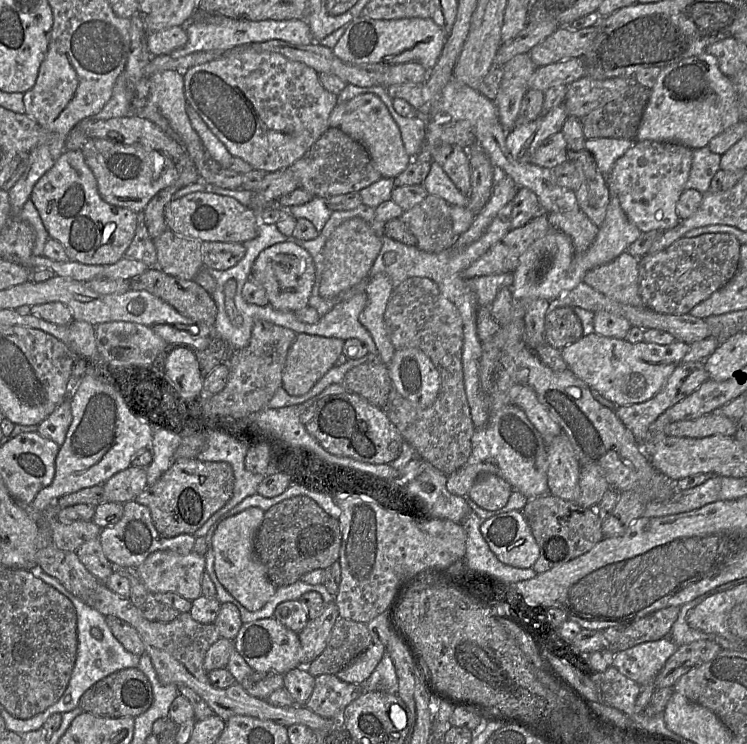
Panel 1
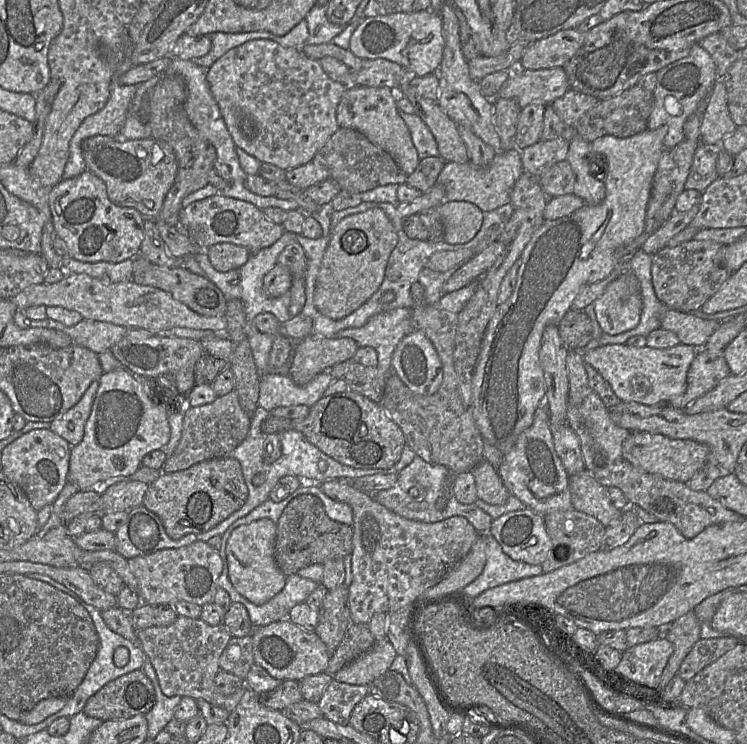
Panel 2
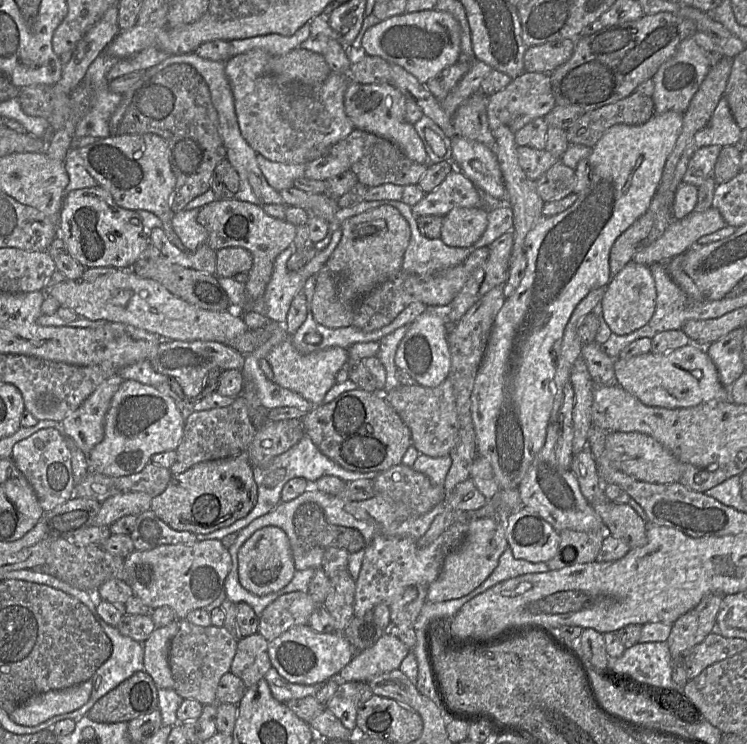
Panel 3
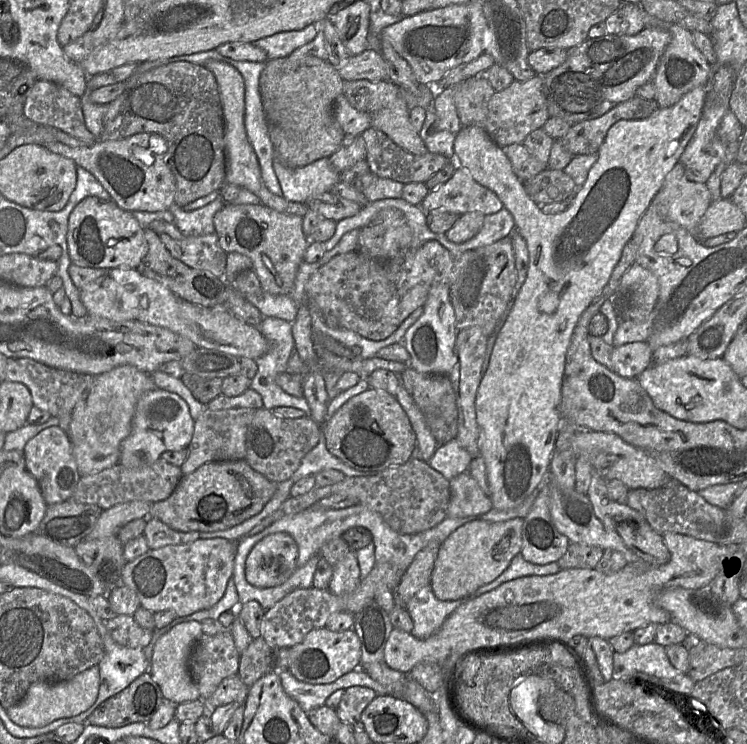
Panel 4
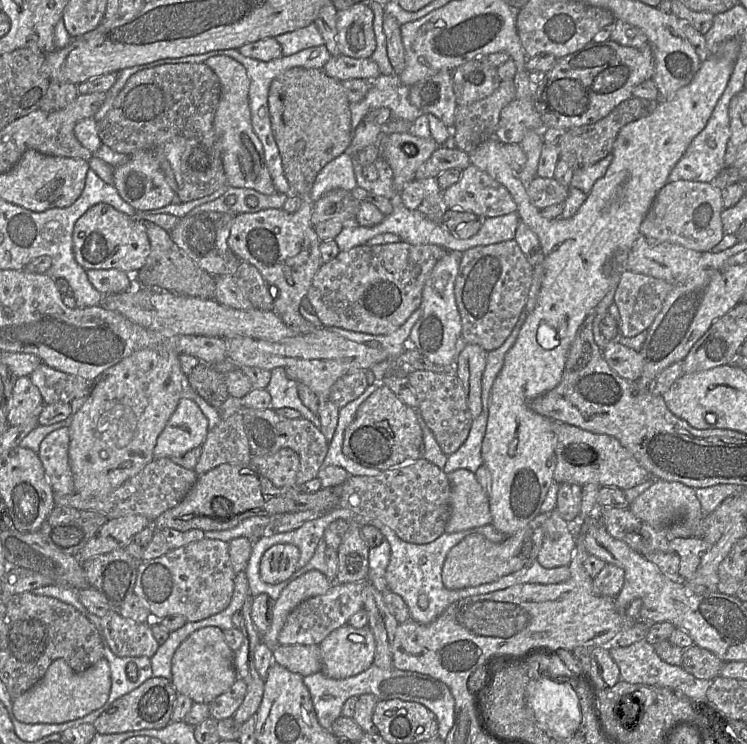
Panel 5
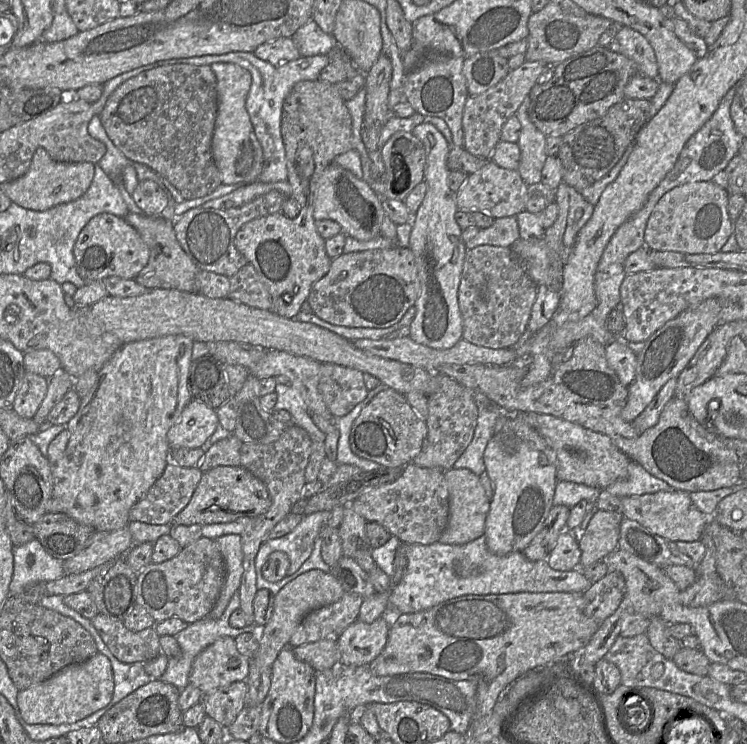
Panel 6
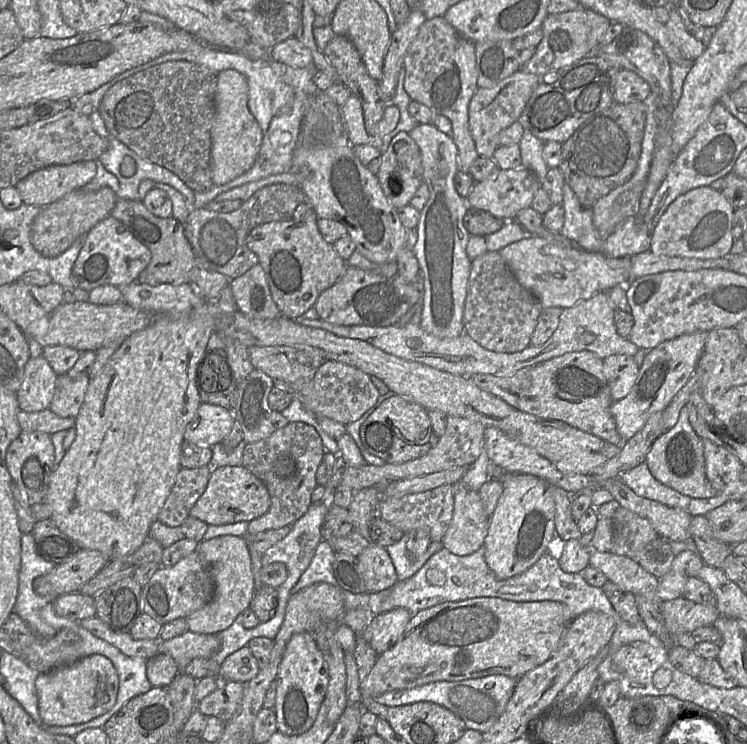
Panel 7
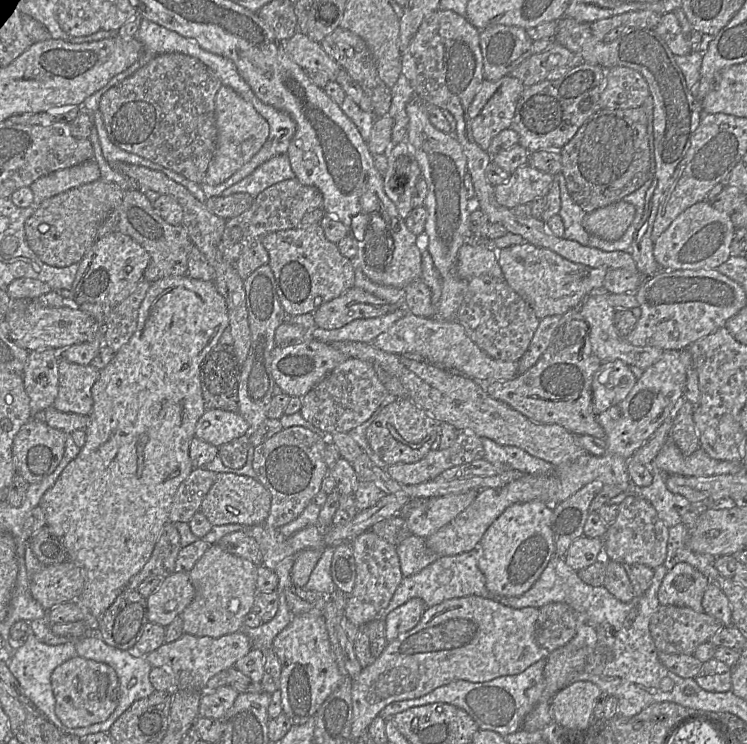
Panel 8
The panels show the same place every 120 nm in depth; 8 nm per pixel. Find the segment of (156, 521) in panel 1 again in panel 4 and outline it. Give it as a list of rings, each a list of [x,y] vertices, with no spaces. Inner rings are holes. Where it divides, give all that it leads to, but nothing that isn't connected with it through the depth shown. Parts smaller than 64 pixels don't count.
[[[244,459],[209,462],[183,475],[168,498],[152,503],[149,517],[177,531],[226,530],[258,514],[276,488],[277,483],[253,470]]]

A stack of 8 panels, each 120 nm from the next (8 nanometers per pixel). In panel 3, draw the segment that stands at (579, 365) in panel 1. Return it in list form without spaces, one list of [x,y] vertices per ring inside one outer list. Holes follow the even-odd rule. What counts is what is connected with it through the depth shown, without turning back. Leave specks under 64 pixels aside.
[[[692,343],[665,354],[649,352],[629,359],[617,358],[614,371],[617,385],[646,406],[676,409],[729,402],[729,389],[721,384],[705,348]]]

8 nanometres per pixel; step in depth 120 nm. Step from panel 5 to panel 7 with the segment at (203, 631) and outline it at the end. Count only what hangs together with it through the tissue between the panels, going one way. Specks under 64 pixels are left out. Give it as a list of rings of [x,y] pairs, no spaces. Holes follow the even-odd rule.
[[[248,646],[242,647],[222,662],[219,678],[224,682],[247,684],[259,672],[259,665]]]

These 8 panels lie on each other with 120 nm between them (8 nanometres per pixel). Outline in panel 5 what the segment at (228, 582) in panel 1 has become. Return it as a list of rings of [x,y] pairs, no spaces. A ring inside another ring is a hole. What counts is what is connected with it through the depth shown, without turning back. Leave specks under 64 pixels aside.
[[[289,543],[275,544],[268,548],[260,561],[259,574],[265,583],[278,584],[296,570],[298,548]]]

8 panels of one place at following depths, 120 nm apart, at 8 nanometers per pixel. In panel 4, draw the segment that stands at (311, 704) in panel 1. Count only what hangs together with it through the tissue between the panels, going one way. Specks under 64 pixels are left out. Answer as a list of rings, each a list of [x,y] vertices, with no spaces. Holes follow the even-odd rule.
[[[352,686],[345,689],[335,709],[337,716],[344,723],[361,725],[361,714],[376,695],[373,689],[365,686]]]

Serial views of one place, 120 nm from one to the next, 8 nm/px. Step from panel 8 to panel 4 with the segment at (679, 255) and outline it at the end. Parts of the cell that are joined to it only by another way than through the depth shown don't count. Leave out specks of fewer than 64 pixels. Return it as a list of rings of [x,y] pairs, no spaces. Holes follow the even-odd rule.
[[[677,163],[667,174],[653,204],[661,216],[696,236],[700,221],[712,201],[706,183],[688,180],[683,165]]]

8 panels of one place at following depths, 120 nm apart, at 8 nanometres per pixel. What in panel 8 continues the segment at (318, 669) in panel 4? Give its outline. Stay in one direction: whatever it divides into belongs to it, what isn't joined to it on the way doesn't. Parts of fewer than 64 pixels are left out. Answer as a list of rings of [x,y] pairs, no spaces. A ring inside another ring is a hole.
[[[413,598],[397,607],[385,617],[385,635],[388,642],[413,629],[427,609],[420,598]]]

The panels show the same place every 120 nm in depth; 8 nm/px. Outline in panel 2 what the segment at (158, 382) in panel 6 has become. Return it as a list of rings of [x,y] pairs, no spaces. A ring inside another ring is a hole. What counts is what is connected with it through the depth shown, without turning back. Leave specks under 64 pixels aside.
[[[94,381],[77,404],[50,422],[49,429],[64,438],[71,446],[77,445],[83,438],[84,427],[98,387],[99,381]]]

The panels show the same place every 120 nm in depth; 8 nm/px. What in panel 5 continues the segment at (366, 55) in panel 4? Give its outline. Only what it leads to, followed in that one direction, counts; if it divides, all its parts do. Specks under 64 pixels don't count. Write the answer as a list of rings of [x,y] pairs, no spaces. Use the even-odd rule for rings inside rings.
[[[343,54],[332,56],[323,70],[328,76],[340,82],[349,79],[371,81],[381,75],[377,63],[372,58],[356,59]]]

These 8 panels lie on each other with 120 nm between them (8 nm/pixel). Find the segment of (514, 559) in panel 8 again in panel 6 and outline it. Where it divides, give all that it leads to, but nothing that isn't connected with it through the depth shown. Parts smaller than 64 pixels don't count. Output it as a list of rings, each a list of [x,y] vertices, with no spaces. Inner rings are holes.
[[[511,415],[511,426],[518,442],[513,452],[508,452],[499,437],[494,435],[484,451],[485,473],[493,484],[493,497],[485,522],[486,545],[490,552],[504,555],[514,551],[522,552],[542,529],[543,523],[553,507],[557,479],[557,458],[548,440],[526,424],[519,416]]]

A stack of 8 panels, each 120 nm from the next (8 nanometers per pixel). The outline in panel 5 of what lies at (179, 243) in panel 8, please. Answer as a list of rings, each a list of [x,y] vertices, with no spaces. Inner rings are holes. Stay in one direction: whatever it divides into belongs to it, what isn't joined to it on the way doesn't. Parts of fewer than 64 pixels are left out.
[[[140,220],[148,235],[151,252],[136,277],[142,287],[160,287],[170,292],[202,299],[214,299],[216,277],[201,269],[172,240],[170,233],[160,226]]]

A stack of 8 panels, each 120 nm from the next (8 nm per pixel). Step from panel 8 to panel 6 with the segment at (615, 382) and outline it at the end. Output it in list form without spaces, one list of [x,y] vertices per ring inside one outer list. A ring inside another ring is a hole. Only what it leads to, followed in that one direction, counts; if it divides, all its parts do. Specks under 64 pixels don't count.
[[[613,340],[605,346],[605,356],[621,384],[629,387],[636,374],[637,354],[631,351],[624,341]]]

